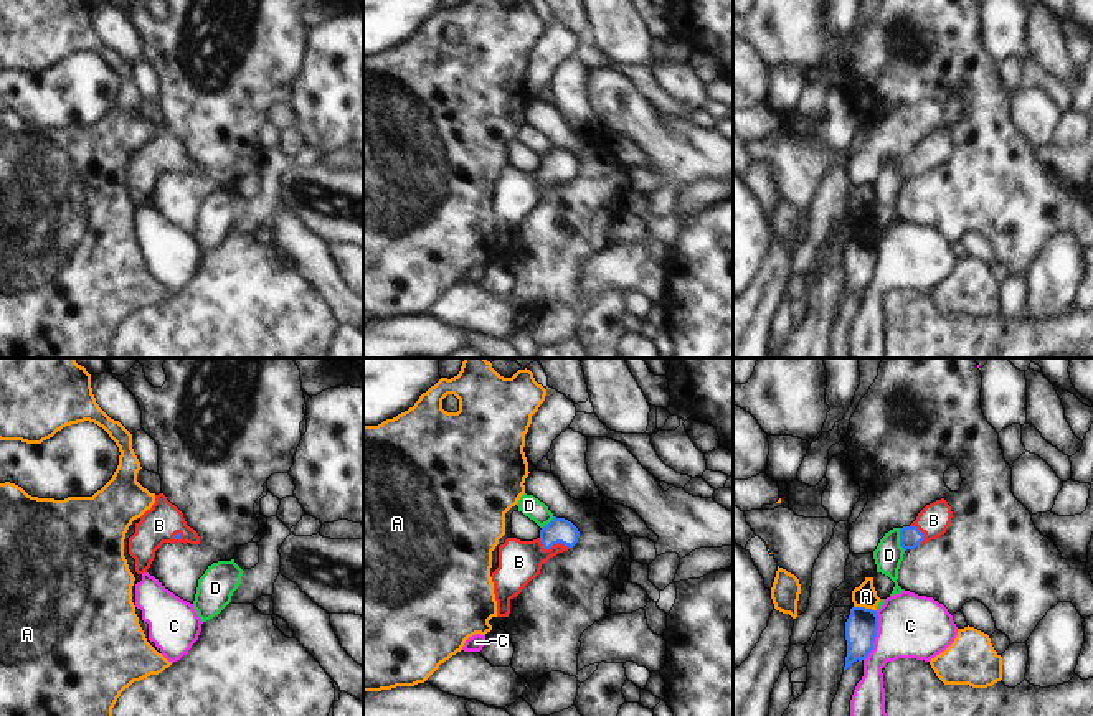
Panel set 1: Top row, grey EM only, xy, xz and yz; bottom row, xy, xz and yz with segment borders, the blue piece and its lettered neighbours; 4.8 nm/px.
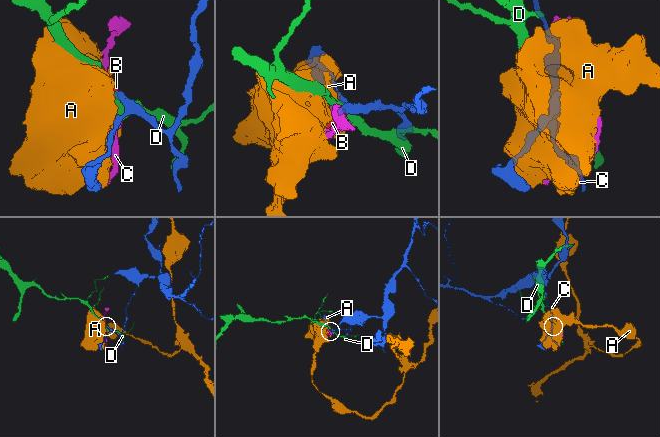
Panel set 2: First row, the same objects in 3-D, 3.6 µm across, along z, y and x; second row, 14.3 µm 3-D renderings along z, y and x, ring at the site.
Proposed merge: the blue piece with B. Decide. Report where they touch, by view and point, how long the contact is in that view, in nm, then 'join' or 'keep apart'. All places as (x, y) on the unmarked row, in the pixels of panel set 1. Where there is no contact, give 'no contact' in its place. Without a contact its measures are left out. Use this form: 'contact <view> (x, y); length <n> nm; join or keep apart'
contact xz (552, 175); length 160 nm; join

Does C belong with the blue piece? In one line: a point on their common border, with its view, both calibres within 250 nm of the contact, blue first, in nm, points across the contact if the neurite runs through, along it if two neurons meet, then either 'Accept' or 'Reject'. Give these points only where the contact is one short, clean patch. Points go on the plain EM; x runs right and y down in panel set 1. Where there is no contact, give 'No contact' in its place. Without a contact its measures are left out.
Touches blue at yz (875, 266). Thickness 160 nm (blue) against 320 nm. Boundary: yz (877, 241), (874, 279), (864, 291). Reject.

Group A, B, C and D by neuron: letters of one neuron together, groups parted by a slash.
A / B / C / D

